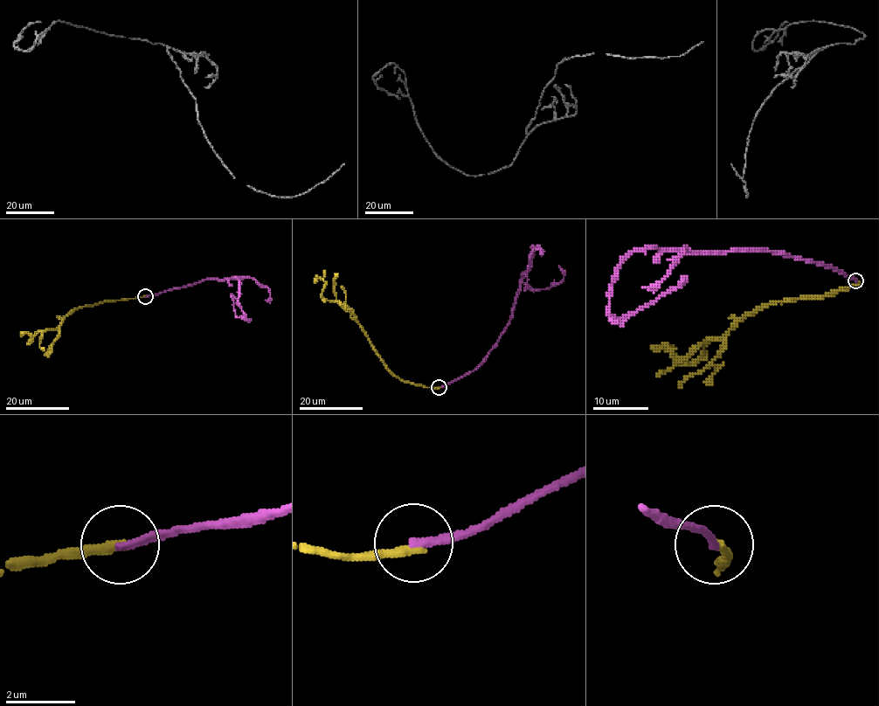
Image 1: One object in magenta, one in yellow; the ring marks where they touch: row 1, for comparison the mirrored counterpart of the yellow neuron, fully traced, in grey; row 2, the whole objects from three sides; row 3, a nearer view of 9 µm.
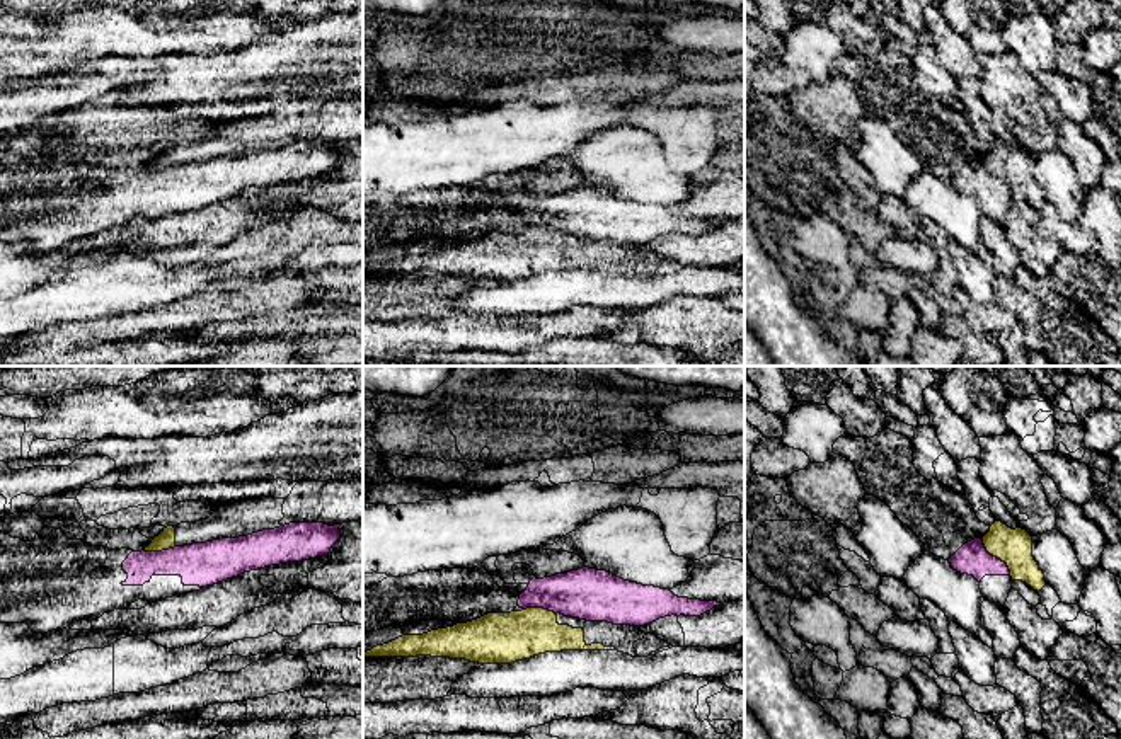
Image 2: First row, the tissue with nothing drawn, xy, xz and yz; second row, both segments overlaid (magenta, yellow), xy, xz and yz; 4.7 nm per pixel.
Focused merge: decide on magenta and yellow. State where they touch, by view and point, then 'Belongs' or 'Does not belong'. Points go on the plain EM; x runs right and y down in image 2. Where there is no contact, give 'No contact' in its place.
Touches magenta at yz (995, 176). Does not belong

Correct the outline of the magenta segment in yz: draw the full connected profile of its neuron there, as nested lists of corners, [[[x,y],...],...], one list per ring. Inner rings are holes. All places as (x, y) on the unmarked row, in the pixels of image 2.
[[[981,157],[964,162],[949,177],[949,182],[954,189],[973,194],[986,220],[1005,223],[1014,201],[1010,189],[1005,180],[986,170]]]

